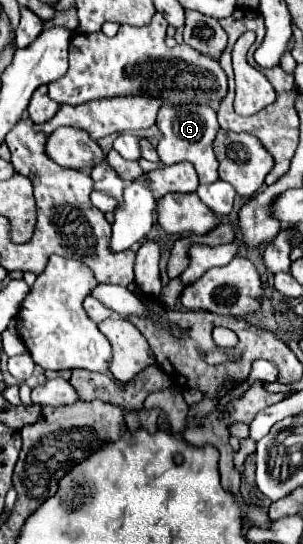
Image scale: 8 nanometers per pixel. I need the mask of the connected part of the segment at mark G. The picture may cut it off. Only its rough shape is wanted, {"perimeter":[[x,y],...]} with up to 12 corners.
{"perimeter":[[161,106],[163,164],[191,162],[199,184],[217,182],[211,106]]}

